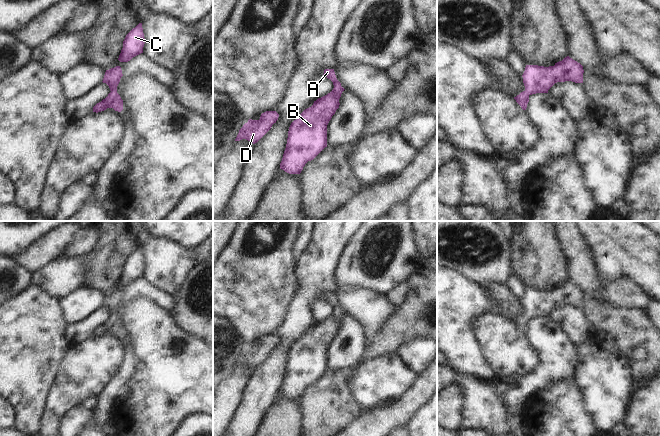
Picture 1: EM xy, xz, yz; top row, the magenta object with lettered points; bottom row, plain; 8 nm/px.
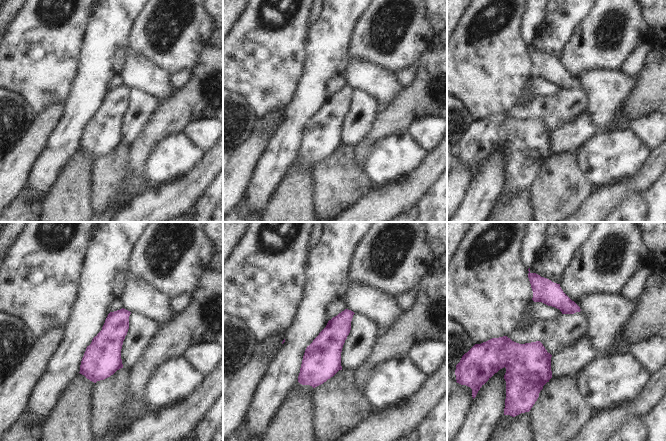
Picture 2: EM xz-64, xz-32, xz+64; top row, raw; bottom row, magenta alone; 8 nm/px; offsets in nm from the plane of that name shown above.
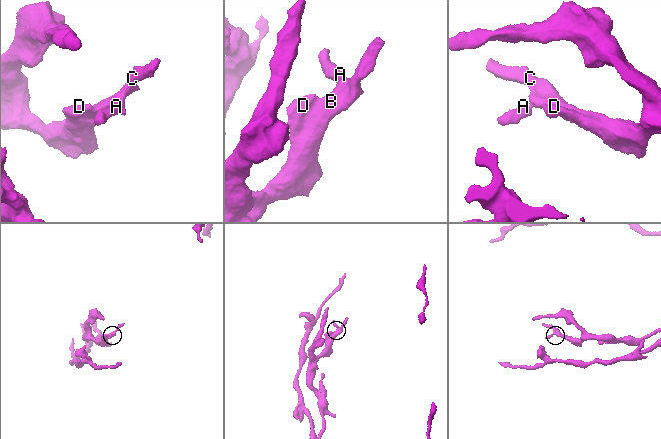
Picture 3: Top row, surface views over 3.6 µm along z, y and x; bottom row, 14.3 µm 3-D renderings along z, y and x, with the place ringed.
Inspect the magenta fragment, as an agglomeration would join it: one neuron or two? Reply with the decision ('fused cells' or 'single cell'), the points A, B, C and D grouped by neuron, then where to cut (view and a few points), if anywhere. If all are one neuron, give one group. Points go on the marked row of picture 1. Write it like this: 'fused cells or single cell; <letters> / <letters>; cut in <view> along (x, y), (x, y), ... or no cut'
single cell; A B C D; no cut

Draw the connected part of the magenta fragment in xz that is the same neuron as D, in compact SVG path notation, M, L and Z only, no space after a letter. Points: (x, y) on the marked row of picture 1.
M266 111L261 114L259 120L249 119L239 130L235 141L246 139L253 144L257 143L278 120L279 114L276 111Z

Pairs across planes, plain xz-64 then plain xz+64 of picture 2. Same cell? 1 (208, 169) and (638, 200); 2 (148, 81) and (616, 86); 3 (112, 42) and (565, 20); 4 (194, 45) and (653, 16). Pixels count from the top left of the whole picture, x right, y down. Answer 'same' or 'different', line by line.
1: different
2: same
3: same
4: different

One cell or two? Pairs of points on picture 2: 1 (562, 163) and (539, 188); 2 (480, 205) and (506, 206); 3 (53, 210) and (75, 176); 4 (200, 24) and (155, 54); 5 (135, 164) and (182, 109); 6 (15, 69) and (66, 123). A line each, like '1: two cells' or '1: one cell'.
1: one cell
2: two cells
3: one cell
4: one cell
5: one cell
6: two cells

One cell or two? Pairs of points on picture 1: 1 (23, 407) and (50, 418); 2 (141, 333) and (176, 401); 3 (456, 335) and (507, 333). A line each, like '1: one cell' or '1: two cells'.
1: two cells
2: one cell
3: two cells

